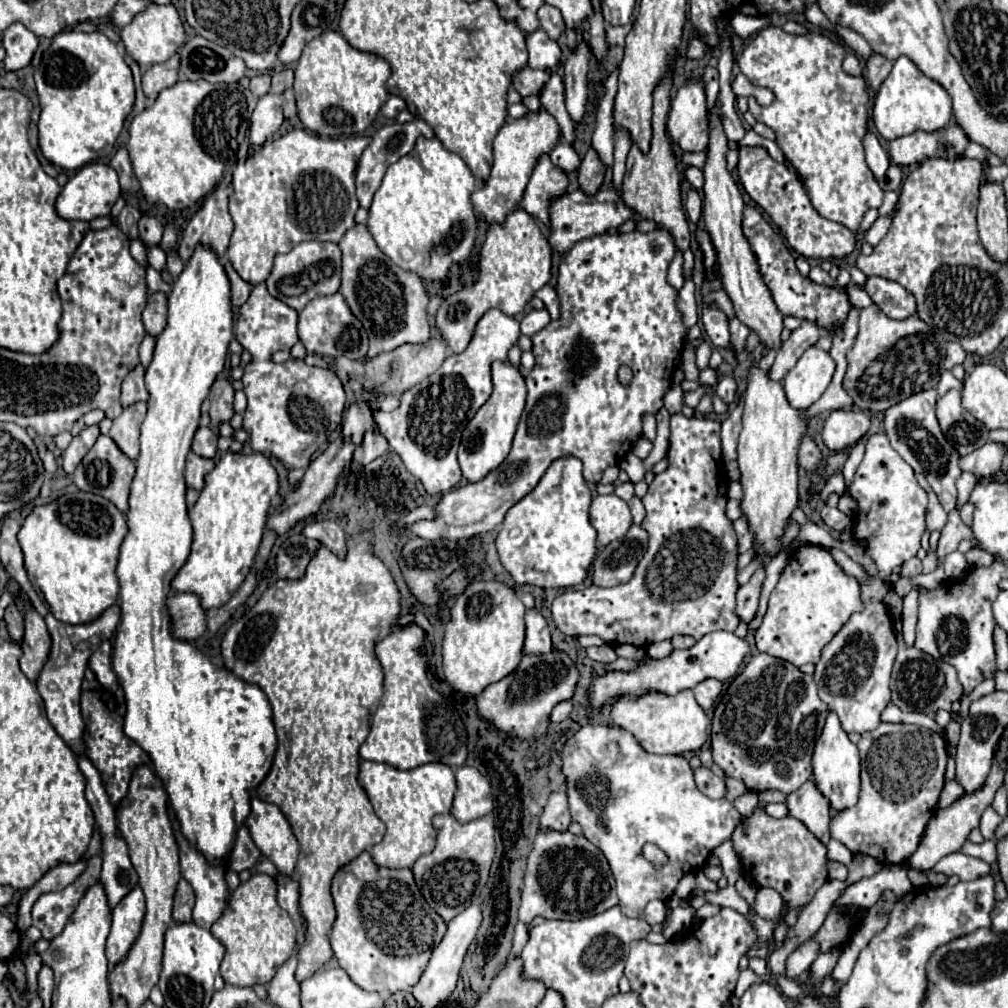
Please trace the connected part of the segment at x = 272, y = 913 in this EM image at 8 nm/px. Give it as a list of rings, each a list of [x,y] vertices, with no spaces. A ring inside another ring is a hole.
[[[254,873],[246,883],[240,883],[234,889],[228,909],[210,931],[226,945],[226,955],[220,965],[222,979],[230,985],[242,987],[268,983],[276,969],[292,957],[298,937],[292,917],[276,903],[276,881],[266,873]]]

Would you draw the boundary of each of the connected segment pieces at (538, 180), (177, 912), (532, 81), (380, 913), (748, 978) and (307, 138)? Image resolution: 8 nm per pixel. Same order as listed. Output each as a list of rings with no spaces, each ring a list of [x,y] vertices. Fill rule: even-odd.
[[[542,155],[534,167],[520,207],[526,209],[540,223],[548,225],[548,205],[554,197],[560,197],[566,191],[566,185],[566,173],[554,167],[548,155]]]
[[[180,879],[176,895],[174,895],[174,921],[184,923],[192,921],[192,907],[194,907],[194,891],[186,879]]]
[[[528,65],[522,67],[520,71],[514,73],[514,79],[512,79],[512,87],[520,93],[520,95],[538,95],[540,87],[548,81],[548,71],[536,71],[536,69],[530,69]]]
[[[368,851],[344,865],[332,881],[332,897],[336,905],[336,923],[330,933],[334,957],[348,977],[364,991],[396,993],[408,991],[418,983],[428,959],[444,937],[444,919],[424,901],[410,869],[386,869],[374,865]],[[384,917],[394,933],[388,933],[384,945],[368,935],[370,927],[380,925]]]
[[[744,969],[742,973],[740,973],[740,979],[738,979],[738,985],[736,985],[736,991],[734,991],[734,995],[744,995],[744,991],[752,985],[752,983],[762,983],[764,981],[764,977],[758,977],[758,975],[754,975],[750,969]]]
[[[292,129],[280,139],[266,141],[241,165],[238,163],[232,173],[234,197],[230,197],[230,215],[234,219],[234,233],[228,247],[228,259],[236,273],[252,285],[268,279],[272,261],[278,253],[288,253],[294,245],[308,239],[338,243],[348,229],[352,229],[354,213],[360,207],[356,199],[354,173],[364,147],[372,139],[367,136],[340,138],[318,137],[306,129]]]

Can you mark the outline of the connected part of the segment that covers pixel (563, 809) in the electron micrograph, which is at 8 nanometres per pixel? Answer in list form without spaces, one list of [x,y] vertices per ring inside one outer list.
[[[556,791],[550,795],[544,813],[540,817],[540,829],[544,831],[566,831],[570,825],[570,811],[564,791]]]

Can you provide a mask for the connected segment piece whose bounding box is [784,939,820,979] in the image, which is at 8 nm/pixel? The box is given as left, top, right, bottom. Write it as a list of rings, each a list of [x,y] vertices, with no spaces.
[[[810,939],[808,943],[800,945],[790,957],[788,957],[788,965],[786,965],[786,977],[788,979],[796,979],[802,973],[808,971],[808,967],[812,965],[812,961],[818,957],[818,943],[814,939]]]

